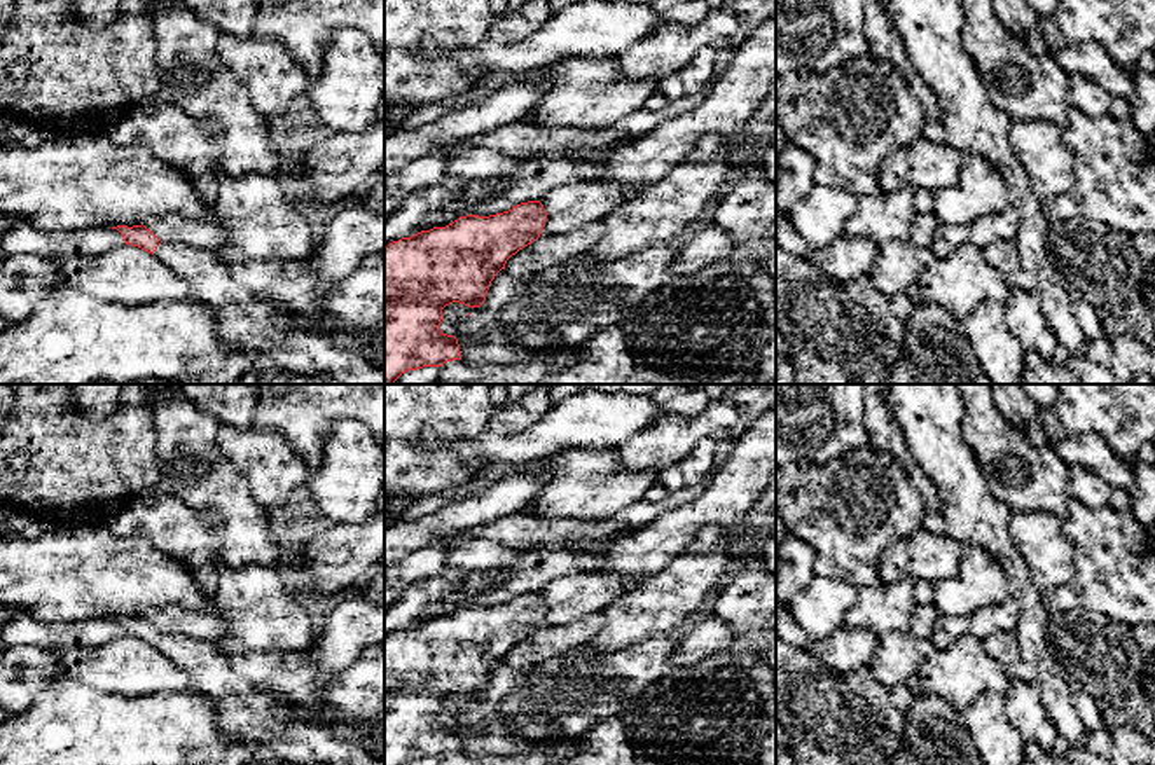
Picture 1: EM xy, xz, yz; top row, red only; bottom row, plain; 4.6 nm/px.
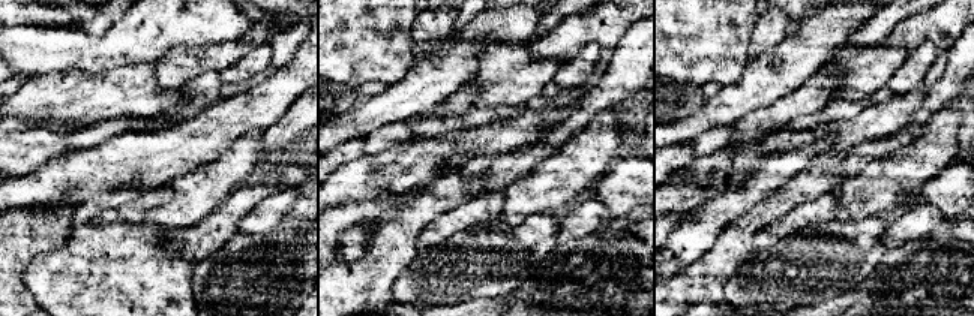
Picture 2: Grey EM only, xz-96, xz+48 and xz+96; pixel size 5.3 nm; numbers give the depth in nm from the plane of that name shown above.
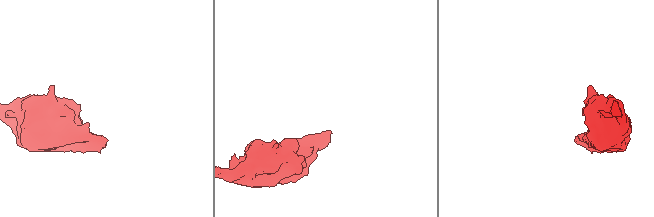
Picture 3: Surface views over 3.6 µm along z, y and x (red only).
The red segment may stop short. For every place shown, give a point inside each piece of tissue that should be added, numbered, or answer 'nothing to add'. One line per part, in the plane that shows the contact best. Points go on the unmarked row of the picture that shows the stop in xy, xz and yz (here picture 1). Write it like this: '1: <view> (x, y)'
1: xy (243, 711)

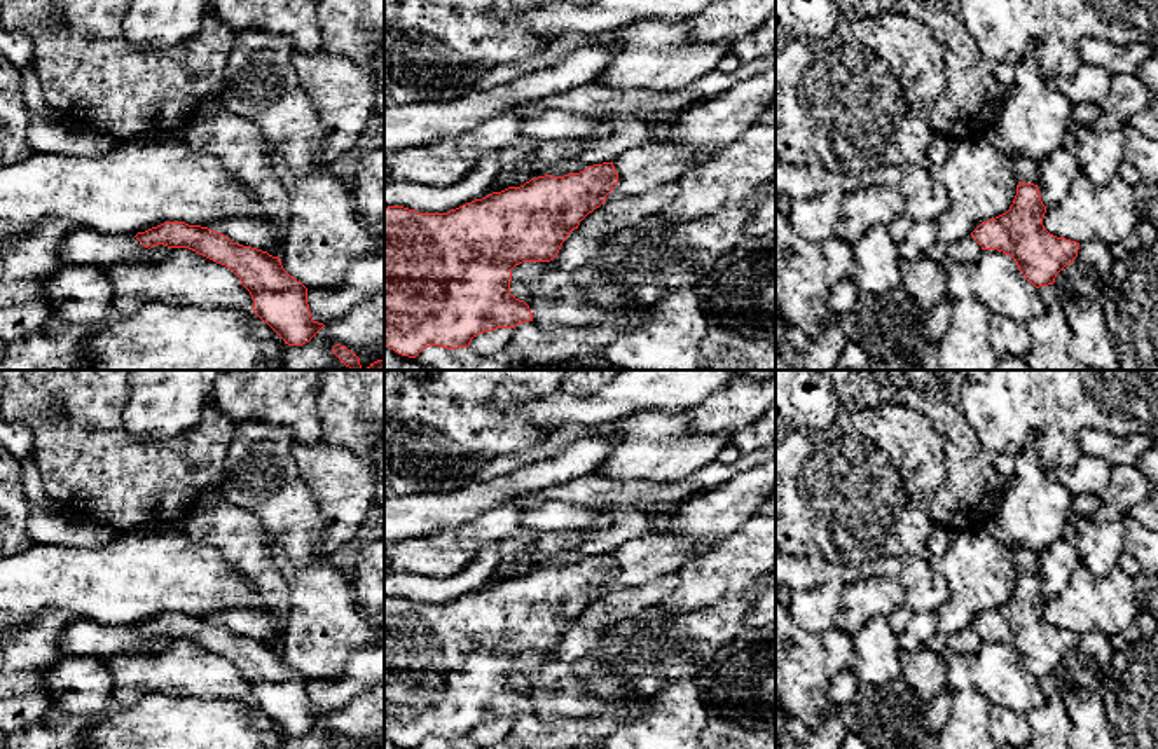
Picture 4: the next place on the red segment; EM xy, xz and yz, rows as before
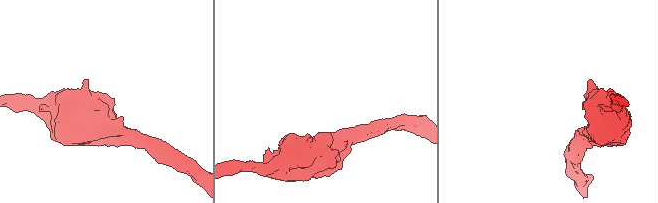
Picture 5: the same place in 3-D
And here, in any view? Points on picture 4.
nothing to add

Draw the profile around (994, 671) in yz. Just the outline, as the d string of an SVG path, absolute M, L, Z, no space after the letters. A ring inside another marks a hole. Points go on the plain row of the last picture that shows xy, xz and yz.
M983 641L976 653L947 658L947 688L978 691L990 705L1022 716L1044 702L1037 679L997 641Z

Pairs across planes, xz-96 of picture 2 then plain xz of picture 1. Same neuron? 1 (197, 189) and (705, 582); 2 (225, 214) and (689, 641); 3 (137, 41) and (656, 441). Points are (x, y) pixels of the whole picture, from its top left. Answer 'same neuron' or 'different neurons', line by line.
1: same neuron
2: different neurons
3: different neurons

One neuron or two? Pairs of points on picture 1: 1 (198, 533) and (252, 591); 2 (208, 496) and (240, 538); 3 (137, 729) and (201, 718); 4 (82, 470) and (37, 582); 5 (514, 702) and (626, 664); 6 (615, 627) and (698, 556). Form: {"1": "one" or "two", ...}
{"1": "two", "2": "one", "3": "one", "4": "two", "5": "one", "6": "one"}

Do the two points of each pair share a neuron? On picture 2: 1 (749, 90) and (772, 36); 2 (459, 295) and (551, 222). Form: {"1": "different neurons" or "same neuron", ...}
{"1": "different neurons", "2": "same neuron"}

